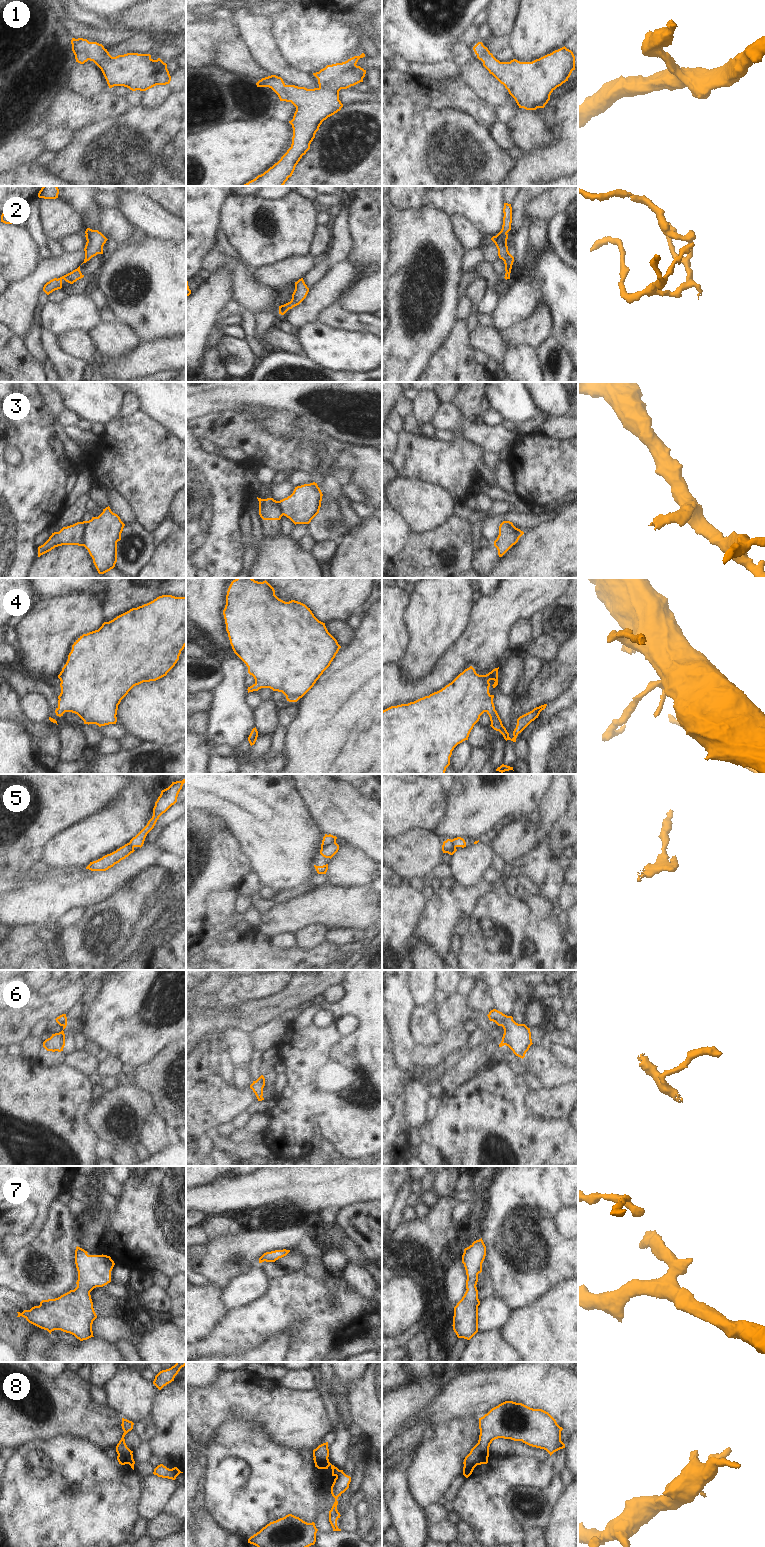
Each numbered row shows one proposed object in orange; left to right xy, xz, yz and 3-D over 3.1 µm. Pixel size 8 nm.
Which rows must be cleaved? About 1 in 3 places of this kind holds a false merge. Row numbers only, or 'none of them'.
3, 5, 8

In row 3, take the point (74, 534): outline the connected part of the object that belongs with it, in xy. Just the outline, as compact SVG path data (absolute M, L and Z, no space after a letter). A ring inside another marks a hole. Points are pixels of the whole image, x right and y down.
M85 521L63 527L59 532L52 533L49 539L38 547L38 557L62 545L84 546L85 532Z

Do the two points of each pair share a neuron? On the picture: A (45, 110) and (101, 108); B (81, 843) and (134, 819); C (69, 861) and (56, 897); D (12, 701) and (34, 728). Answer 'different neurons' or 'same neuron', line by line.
A: same neuron
B: same neuron
C: different neurons
D: same neuron

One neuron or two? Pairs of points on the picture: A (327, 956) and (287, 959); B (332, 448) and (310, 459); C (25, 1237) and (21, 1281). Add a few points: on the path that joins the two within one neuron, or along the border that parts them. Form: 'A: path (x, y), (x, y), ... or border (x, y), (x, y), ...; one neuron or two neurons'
A: path (317, 959), (297, 959); one neuron
B: border (319, 432), (324, 439), (316, 448), (323, 459); two neurons
C: border (40, 1230), (30, 1243), (10, 1255); two neurons

